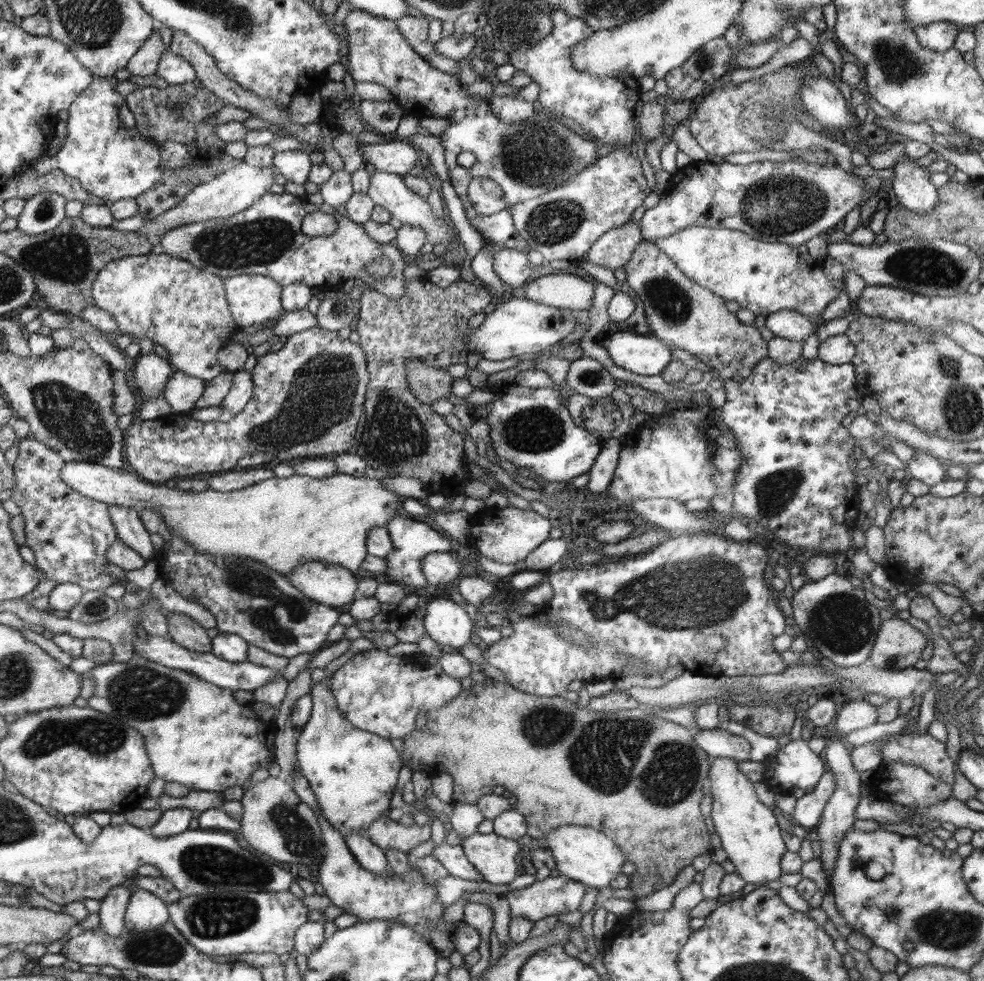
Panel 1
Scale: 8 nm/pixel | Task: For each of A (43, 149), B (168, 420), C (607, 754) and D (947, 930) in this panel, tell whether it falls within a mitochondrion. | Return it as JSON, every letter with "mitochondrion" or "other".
{"A":"other","B":"other","C":"mitochondrion","D":"mitochondrion"}

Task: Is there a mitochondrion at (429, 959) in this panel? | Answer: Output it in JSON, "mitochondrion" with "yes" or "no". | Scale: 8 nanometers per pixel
{"mitochondrion":"no"}

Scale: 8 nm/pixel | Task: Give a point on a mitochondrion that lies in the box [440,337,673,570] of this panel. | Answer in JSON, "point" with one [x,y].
{"point":[537,429]}

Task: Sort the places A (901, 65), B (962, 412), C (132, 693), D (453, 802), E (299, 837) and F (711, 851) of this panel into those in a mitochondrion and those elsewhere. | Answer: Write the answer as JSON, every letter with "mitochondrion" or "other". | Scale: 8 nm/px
{"A":"mitochondrion","B":"mitochondrion","C":"mitochondrion","D":"other","E":"mitochondrion","F":"other"}

